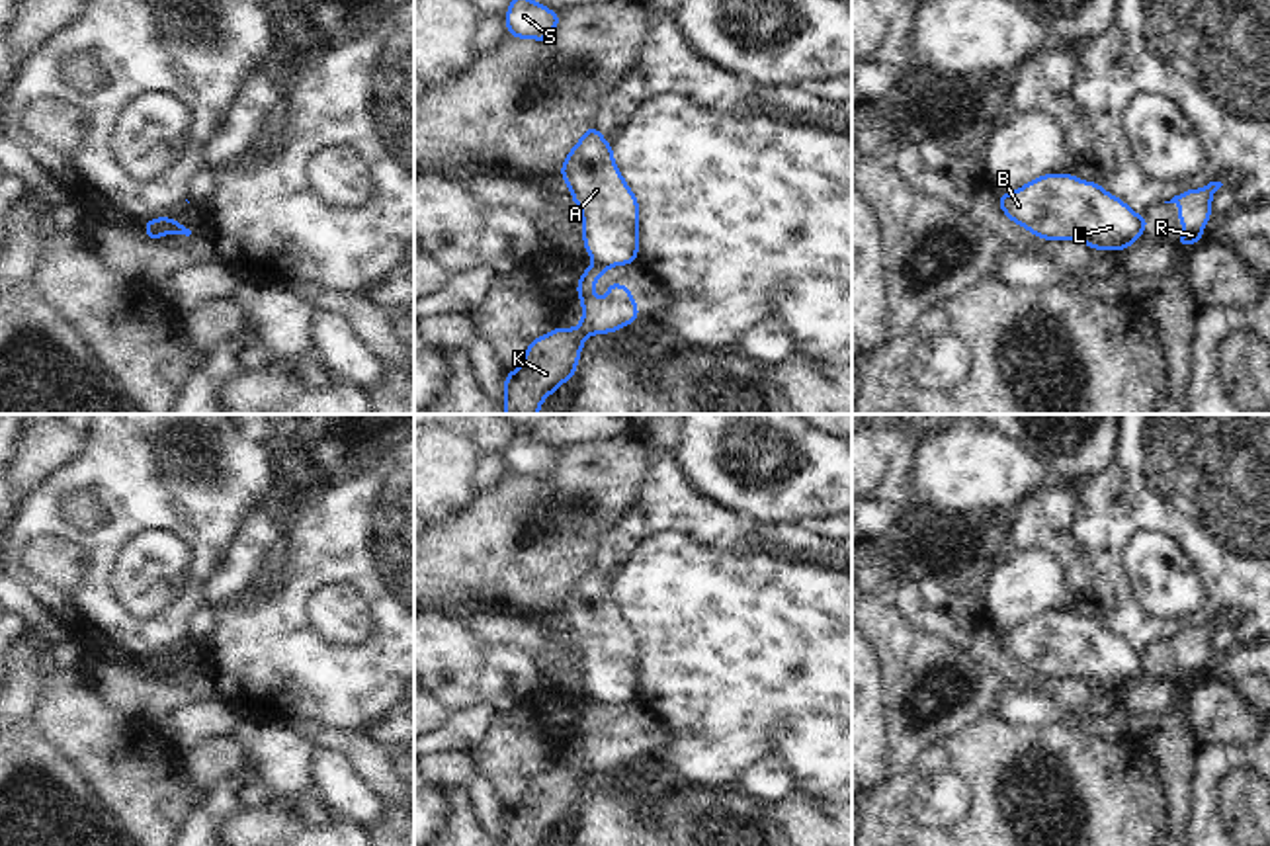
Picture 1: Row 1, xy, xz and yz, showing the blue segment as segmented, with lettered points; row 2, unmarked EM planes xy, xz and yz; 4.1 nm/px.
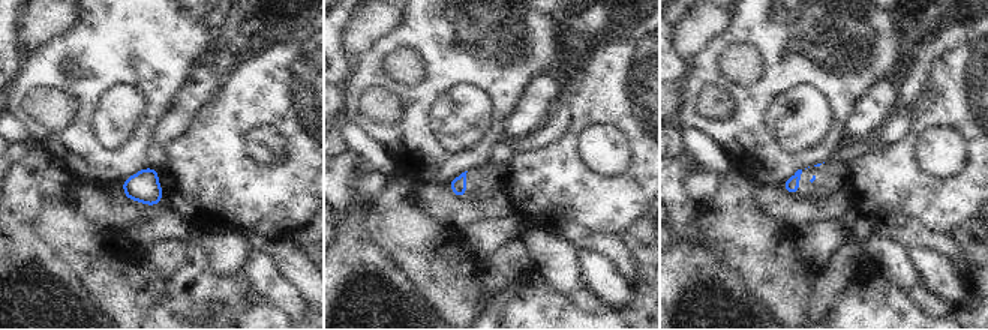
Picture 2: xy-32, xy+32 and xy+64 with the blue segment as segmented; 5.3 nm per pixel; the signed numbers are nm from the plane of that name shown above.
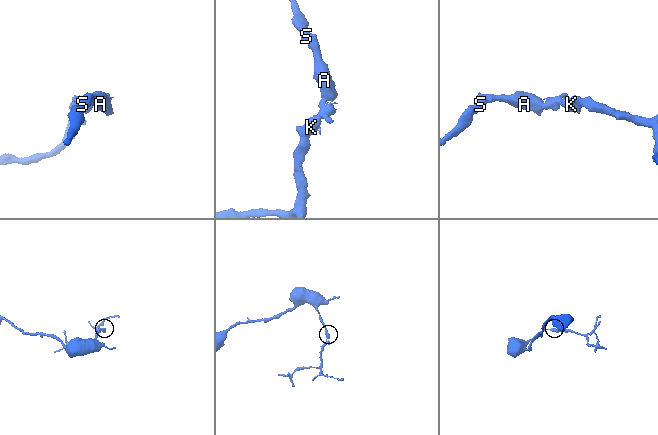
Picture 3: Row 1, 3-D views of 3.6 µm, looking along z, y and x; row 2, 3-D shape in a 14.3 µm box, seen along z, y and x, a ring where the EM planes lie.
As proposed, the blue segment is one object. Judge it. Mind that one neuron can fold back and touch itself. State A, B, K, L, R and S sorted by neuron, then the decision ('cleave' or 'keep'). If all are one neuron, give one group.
A B L S / K R | cleave

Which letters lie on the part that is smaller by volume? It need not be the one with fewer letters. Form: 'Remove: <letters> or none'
Remove: K, R

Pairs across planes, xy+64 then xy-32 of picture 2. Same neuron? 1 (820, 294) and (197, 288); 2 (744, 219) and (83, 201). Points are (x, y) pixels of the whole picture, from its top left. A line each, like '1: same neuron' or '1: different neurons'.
1: different neurons
2: different neurons

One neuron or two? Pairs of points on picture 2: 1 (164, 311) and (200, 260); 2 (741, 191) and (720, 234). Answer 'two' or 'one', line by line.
1: one
2: one

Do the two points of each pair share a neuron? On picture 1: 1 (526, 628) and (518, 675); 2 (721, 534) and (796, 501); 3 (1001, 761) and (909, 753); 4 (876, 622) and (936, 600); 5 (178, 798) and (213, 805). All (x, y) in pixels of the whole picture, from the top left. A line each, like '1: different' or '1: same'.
1: different
2: different
3: different
4: different
5: different

